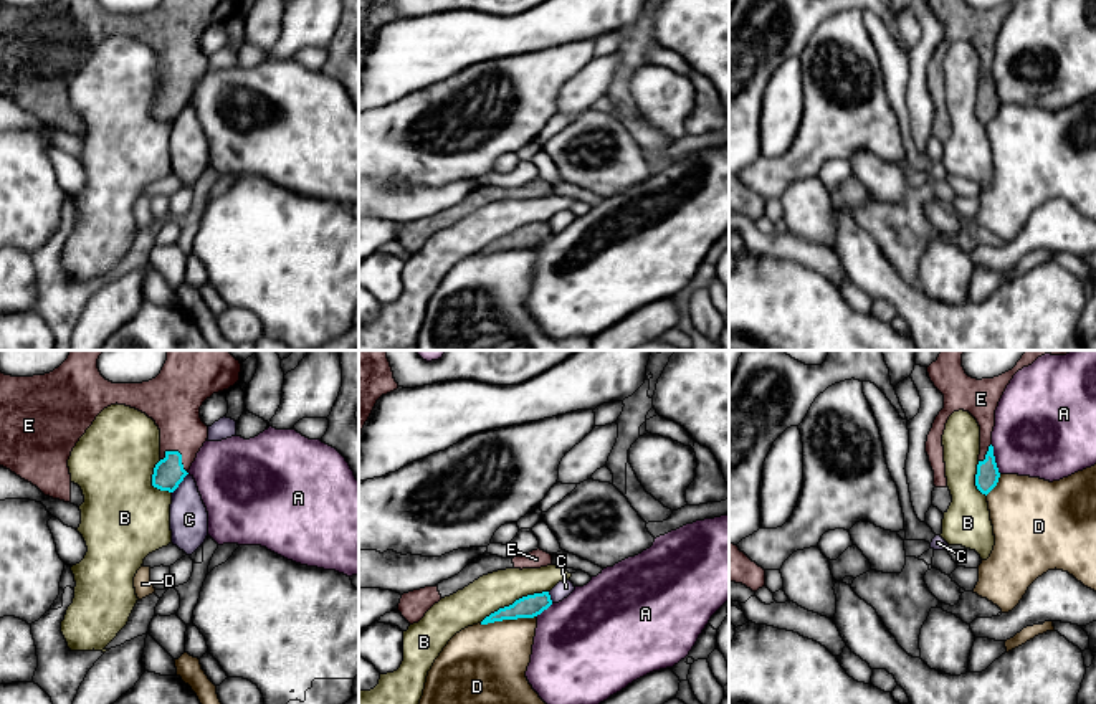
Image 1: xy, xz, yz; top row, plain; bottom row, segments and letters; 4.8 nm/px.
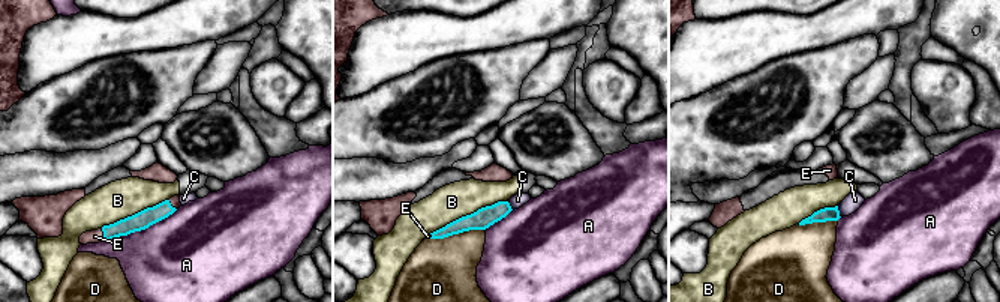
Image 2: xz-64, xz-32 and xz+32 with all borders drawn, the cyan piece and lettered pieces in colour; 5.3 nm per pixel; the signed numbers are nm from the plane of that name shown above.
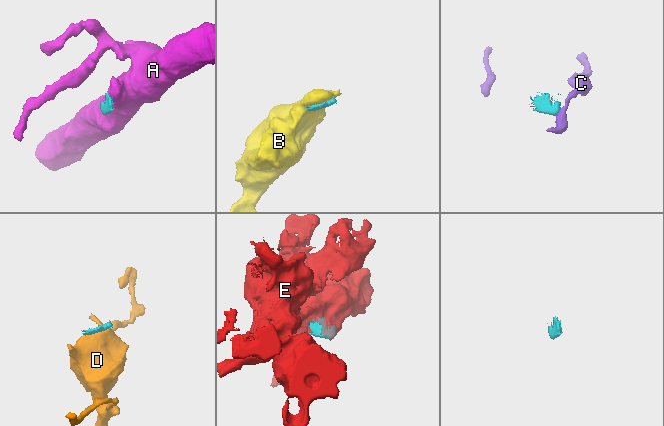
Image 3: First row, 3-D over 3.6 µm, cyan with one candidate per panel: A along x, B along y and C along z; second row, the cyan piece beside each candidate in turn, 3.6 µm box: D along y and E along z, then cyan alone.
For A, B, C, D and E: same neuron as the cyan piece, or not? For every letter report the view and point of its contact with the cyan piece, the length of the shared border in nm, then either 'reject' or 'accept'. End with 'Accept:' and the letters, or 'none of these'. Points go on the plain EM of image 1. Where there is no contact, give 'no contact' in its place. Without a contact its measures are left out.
A: meets cyan in yz at (994, 90); contact 150 nm long; reject
B: meets cyan in xz at (514, 232); contact 360 nm long; reject
C: meets cyan in xy at (181, 111); contact 130 nm long; reject
D: meets cyan in xz at (508, 248); contact 280 nm long; reject
E: meets cyan in xy at (181, 86); contact 160 nm long; accept
Accept: E

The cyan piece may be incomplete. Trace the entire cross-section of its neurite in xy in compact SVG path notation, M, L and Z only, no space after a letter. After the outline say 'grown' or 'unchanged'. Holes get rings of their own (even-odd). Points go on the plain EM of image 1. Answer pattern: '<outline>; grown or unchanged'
M53 0L45 5L12 7L0 2L0 96L36 116L45 126L81 136L83 121L71 111L68 89L96 46L111 35L145 43L160 59L160 91L152 116L174 122L188 104L208 68L200 36L213 23L228 20L241 0L160 0L142 13L112 13L99 0Z; grown

